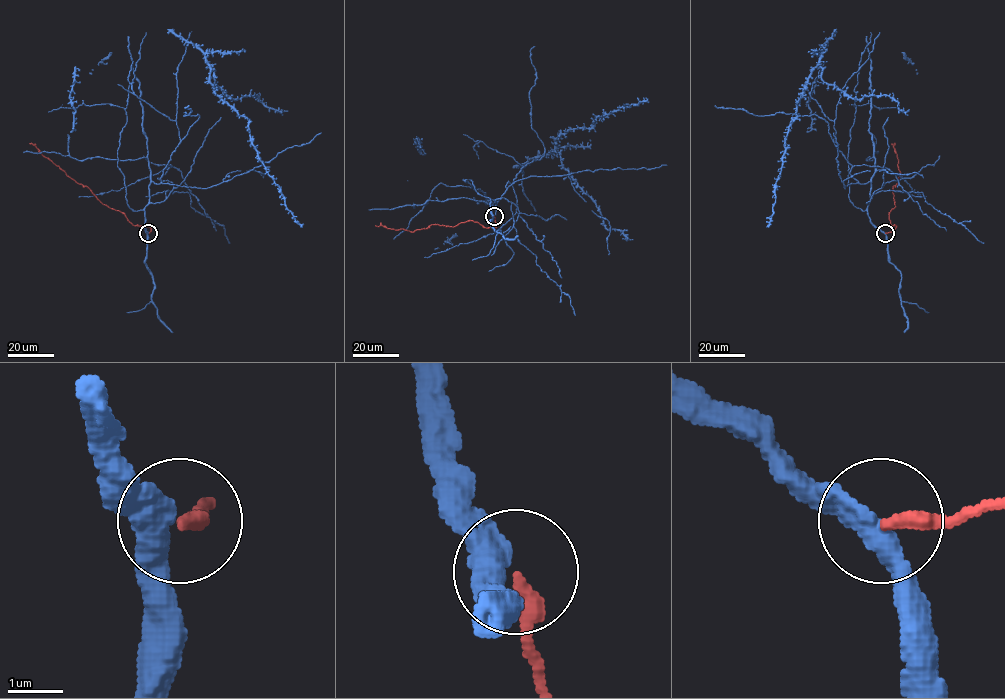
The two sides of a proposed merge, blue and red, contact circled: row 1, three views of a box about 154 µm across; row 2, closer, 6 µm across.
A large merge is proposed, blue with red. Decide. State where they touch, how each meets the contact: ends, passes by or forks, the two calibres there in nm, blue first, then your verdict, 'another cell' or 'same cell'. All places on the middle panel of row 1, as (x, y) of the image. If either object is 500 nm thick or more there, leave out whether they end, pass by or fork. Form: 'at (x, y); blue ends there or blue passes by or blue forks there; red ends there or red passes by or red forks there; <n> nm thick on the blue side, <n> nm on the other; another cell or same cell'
at (494, 216); blue passes by; red ends there; 420 nm thick on the blue side, 280 nm on the other; same cell

